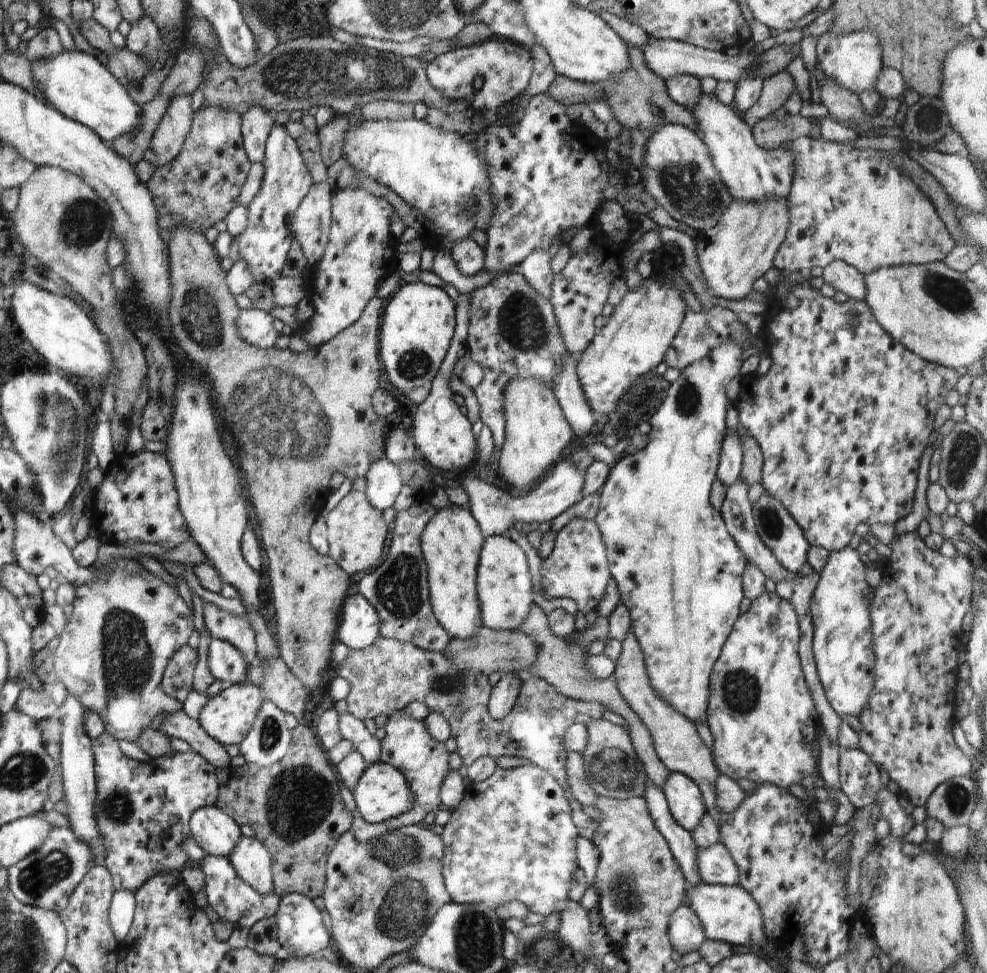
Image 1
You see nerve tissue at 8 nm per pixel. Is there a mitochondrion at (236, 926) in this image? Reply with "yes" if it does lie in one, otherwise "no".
no

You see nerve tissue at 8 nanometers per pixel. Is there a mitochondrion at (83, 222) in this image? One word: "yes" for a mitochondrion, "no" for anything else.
yes

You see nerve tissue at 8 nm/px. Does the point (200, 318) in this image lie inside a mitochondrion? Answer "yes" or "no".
yes

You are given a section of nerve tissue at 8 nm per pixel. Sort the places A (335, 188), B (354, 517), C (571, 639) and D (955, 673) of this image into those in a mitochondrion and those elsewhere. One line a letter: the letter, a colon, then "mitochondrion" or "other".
A: other
B: other
C: other
D: other

